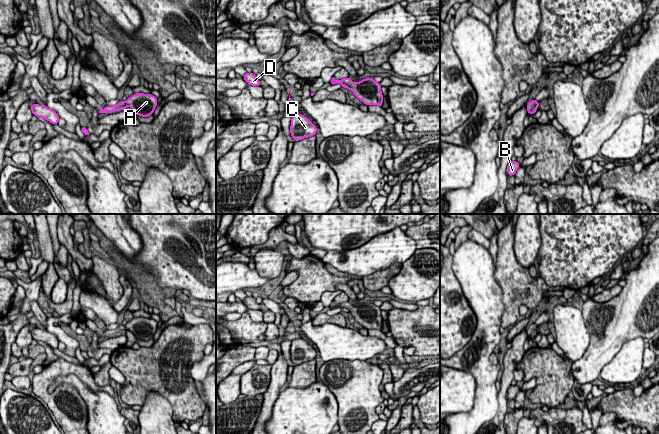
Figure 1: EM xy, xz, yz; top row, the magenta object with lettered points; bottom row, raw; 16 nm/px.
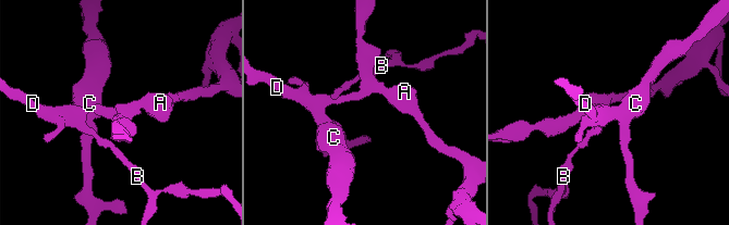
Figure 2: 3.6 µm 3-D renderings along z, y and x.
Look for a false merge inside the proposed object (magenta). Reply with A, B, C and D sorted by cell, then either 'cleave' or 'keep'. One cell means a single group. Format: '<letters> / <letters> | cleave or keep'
A / B C D | cleave

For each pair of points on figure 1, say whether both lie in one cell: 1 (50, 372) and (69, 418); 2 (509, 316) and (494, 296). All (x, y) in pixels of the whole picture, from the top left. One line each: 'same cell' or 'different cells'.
1: same cell
2: different cells

